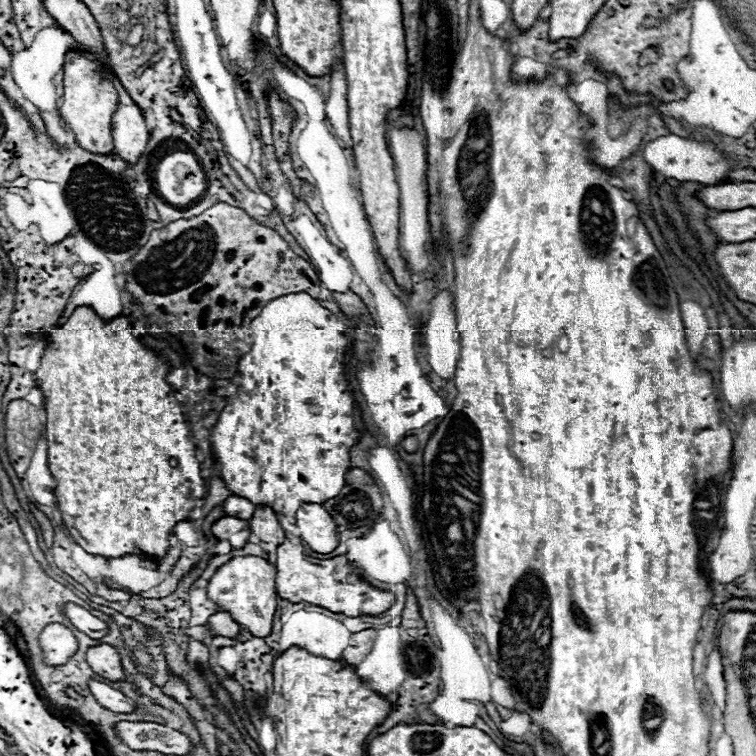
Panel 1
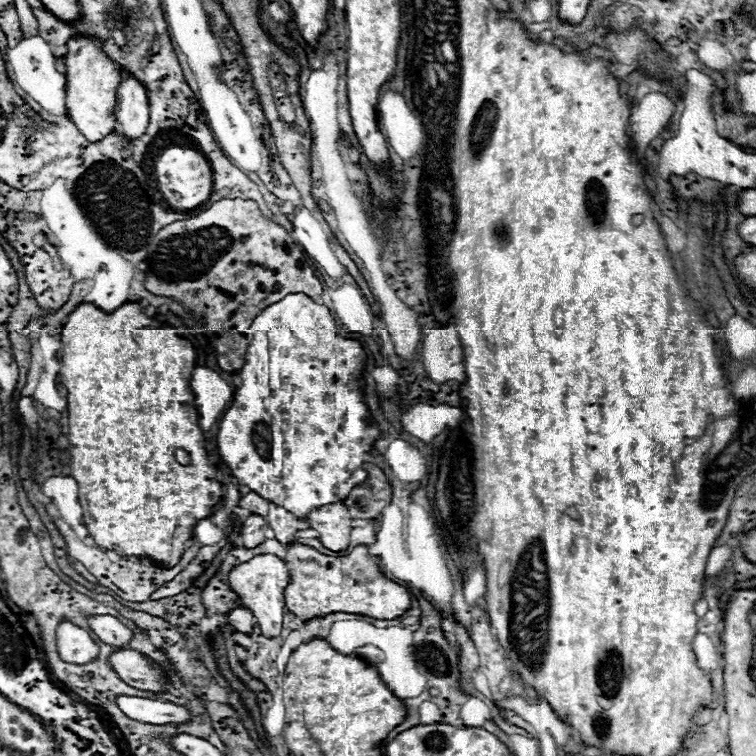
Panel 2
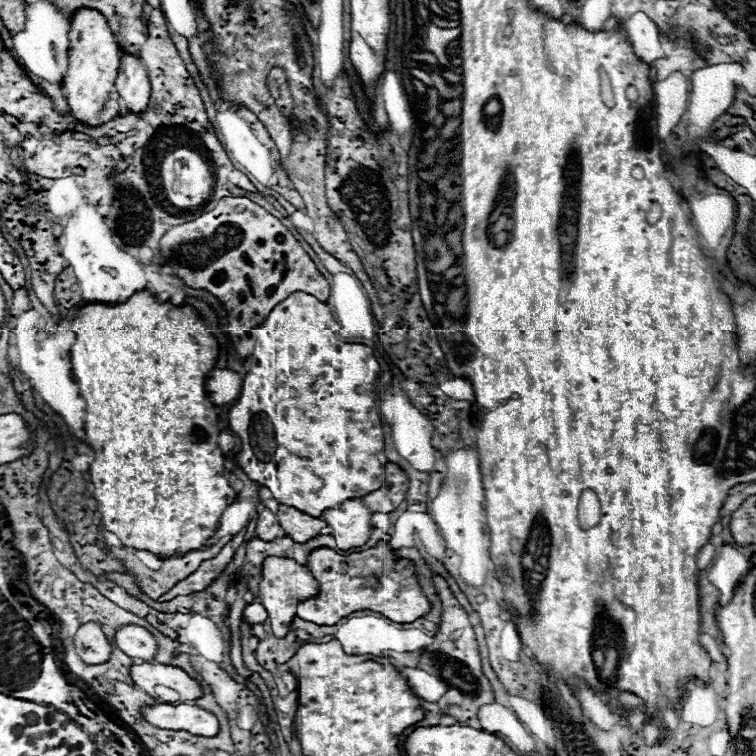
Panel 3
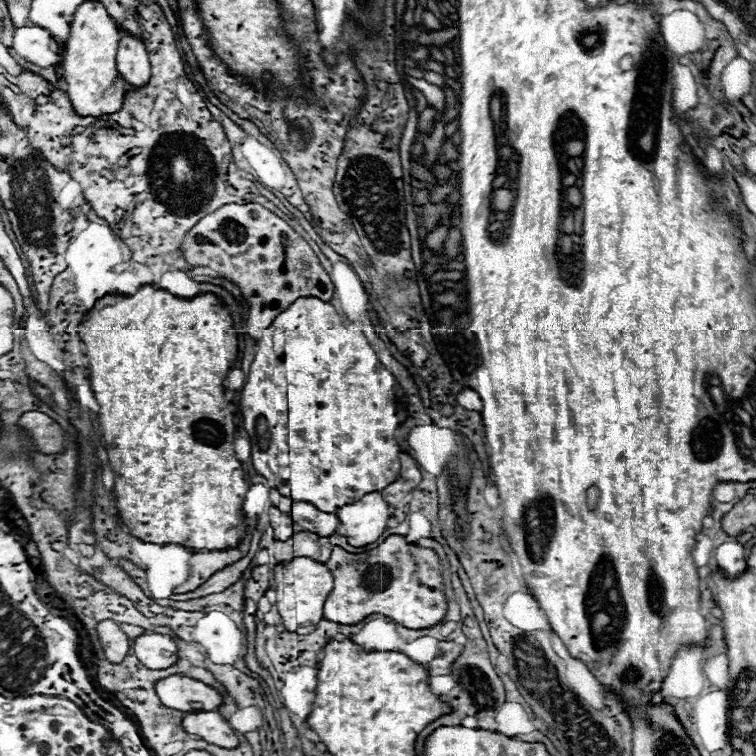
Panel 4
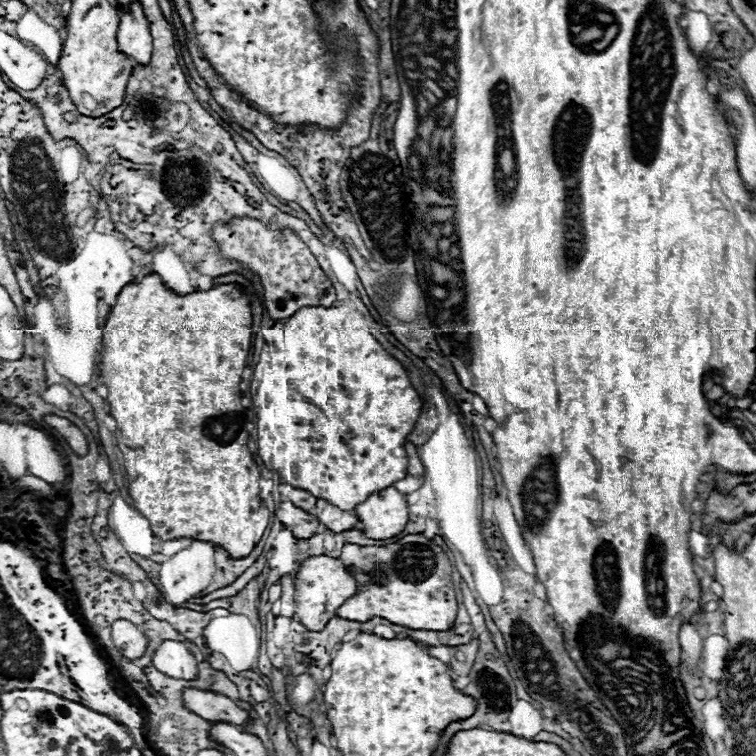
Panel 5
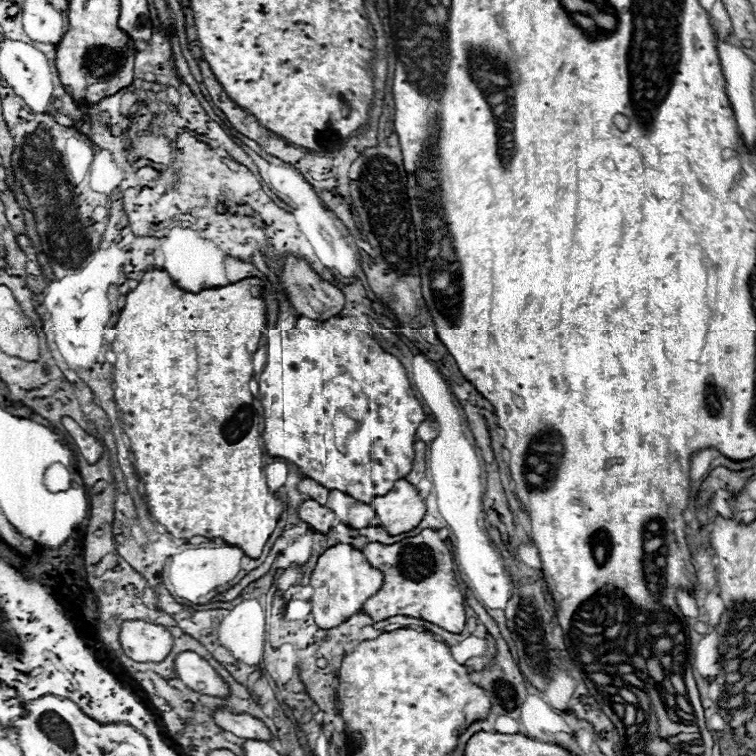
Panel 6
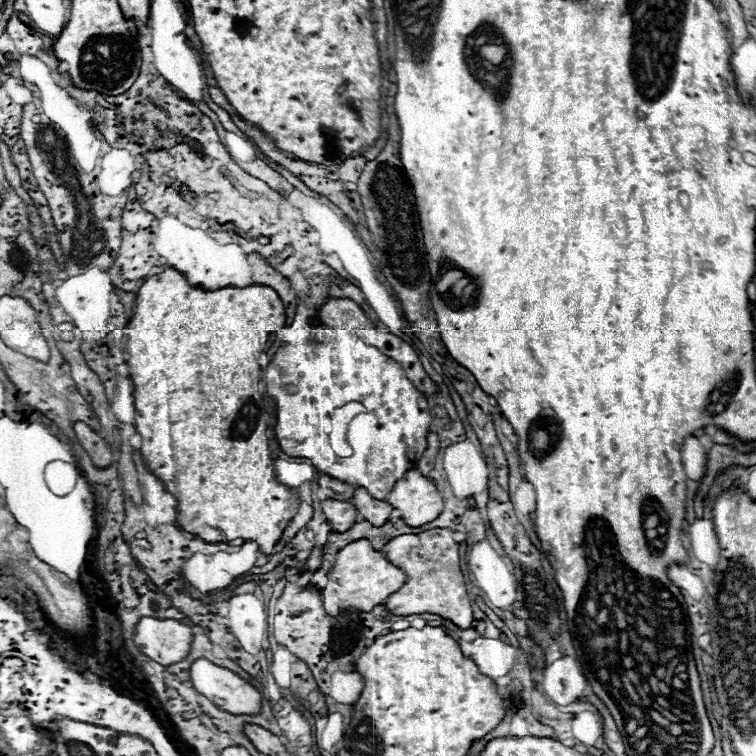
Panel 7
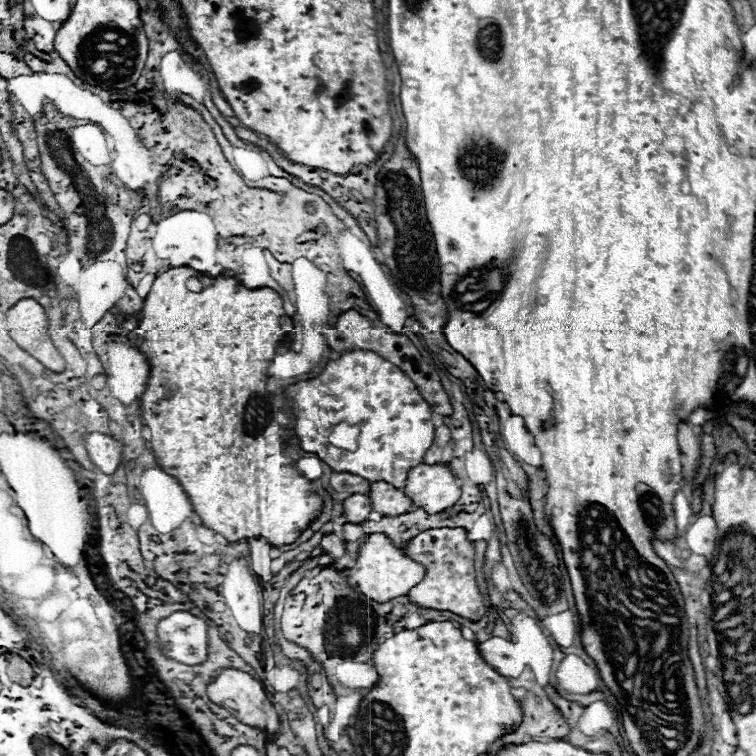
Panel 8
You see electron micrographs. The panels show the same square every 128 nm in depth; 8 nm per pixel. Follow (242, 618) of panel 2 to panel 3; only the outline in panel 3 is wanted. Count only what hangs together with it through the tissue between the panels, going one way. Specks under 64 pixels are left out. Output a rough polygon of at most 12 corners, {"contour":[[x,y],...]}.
{"contour":[[258,602],[248,604],[243,621],[251,625],[263,623],[268,616]]}

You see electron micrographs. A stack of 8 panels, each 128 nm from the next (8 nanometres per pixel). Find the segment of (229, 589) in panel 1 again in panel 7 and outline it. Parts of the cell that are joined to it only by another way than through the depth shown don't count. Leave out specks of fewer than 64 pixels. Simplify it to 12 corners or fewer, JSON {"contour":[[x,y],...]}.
{"contour":[[368,540],[336,552],[322,588],[328,616],[370,612],[406,574]]}

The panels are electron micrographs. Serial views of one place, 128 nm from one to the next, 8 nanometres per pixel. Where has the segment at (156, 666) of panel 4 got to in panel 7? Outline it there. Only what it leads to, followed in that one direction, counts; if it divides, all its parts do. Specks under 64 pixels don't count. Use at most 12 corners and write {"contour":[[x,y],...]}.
{"contour":[[198,658],[196,692],[232,714],[260,712],[262,696],[240,676]]}

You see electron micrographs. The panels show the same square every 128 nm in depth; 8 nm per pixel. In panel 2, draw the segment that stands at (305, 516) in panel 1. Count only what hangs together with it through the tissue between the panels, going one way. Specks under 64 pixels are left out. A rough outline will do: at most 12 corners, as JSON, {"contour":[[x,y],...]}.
{"contour":[[336,502],[306,514],[324,548],[340,552],[350,542],[350,514]]}

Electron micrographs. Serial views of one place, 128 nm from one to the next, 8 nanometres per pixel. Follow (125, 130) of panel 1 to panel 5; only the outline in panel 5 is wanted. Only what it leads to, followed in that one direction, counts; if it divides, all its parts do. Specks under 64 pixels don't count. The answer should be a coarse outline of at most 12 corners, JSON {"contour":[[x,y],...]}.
{"contour":[[138,2],[122,12],[118,50],[150,62],[152,36]]}

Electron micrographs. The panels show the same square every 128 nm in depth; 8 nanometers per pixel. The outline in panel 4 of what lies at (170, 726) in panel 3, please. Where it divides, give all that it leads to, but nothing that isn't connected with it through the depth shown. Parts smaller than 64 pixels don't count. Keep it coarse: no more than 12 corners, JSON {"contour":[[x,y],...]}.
{"contour":[[186,712],[188,734],[222,748],[238,746],[234,728],[218,712]]}

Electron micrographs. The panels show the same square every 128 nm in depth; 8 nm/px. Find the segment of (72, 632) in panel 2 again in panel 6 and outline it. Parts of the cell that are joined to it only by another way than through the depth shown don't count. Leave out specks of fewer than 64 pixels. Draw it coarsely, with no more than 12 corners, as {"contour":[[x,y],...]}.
{"contour":[[122,622],[118,638],[136,662],[160,662],[172,648],[168,630]]}

